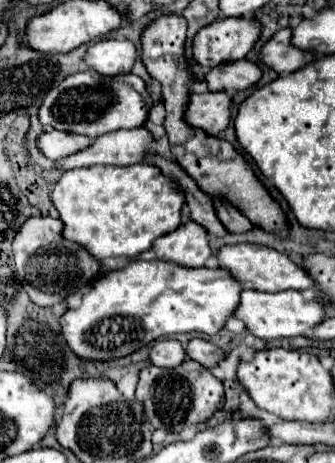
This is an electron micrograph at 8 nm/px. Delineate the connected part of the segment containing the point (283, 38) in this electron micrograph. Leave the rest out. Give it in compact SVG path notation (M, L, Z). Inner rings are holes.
M290 28L276 32L272 36L272 40L266 42L266 46L260 54L262 62L266 62L272 70L276 70L280 74L282 72L294 72L294 70L312 62L312 52L304 52L304 50L292 46L290 38L292 38ZM280 44L282 44L282 50L280 50Z

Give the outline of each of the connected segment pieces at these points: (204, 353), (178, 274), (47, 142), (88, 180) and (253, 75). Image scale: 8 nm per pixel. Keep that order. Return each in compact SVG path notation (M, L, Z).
M192 338L186 346L186 356L200 362L206 368L212 368L214 364L218 364L224 358L224 352L204 338Z
M132 260L122 270L94 280L82 306L60 318L62 334L78 356L88 360L120 358L166 334L218 334L240 304L240 292L242 284L236 284L226 268L184 268L166 260Z
M48 128L38 138L38 148L50 160L60 160L60 158L72 156L72 154L88 148L90 144L92 144L92 138L88 138L88 136L76 136L76 134L54 128Z
M154 164L132 166L86 166L66 170L52 190L52 204L64 222L64 238L88 248L92 256L104 260L108 256L138 256L152 248L152 242L180 226L180 210L184 192L176 180L170 180Z
M238 60L238 62L226 62L220 64L216 68L212 68L206 74L206 82L208 82L208 90L224 90L224 92L240 92L246 90L250 86L254 86L258 80L262 78L262 70L248 62L248 60Z

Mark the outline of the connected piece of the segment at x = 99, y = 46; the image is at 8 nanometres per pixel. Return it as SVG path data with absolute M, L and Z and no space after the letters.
M100 40L88 48L86 62L102 76L126 74L136 62L136 46L130 40Z

